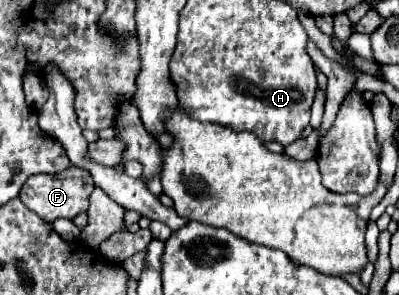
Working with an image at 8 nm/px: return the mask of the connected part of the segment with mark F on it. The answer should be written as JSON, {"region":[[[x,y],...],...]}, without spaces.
{"region":[[[70,166],[64,172],[54,174],[54,176],[48,176],[48,174],[30,176],[28,182],[20,190],[20,200],[24,202],[24,206],[28,206],[32,212],[36,212],[46,222],[54,222],[58,218],[72,220],[80,212],[88,210],[88,198],[92,194],[92,190],[94,190],[92,176],[86,170]]]}

